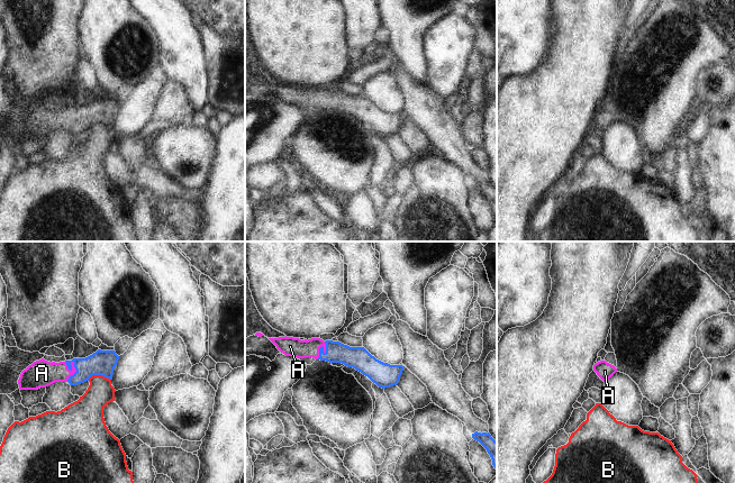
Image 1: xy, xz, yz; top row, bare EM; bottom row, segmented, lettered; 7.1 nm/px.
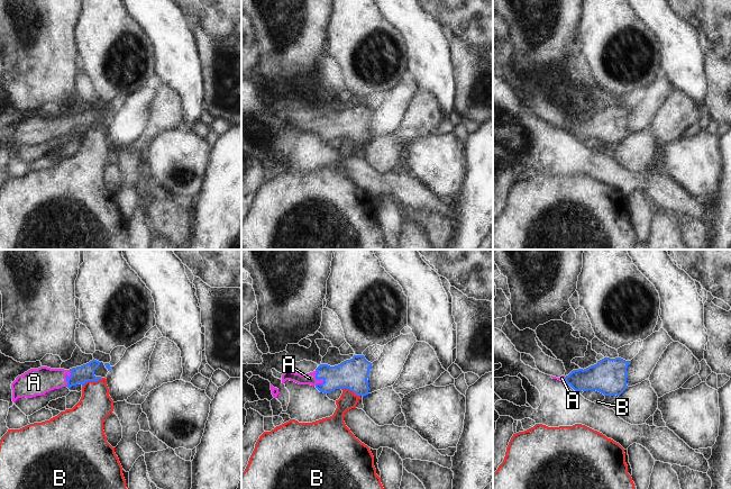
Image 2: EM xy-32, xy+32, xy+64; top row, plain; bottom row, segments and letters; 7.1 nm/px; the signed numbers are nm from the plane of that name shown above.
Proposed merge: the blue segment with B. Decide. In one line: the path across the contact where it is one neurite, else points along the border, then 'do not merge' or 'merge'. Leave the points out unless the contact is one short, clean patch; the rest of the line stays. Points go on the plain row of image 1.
border xy (88, 127), (92, 124), (103, 124), (110, 128); do not merge

